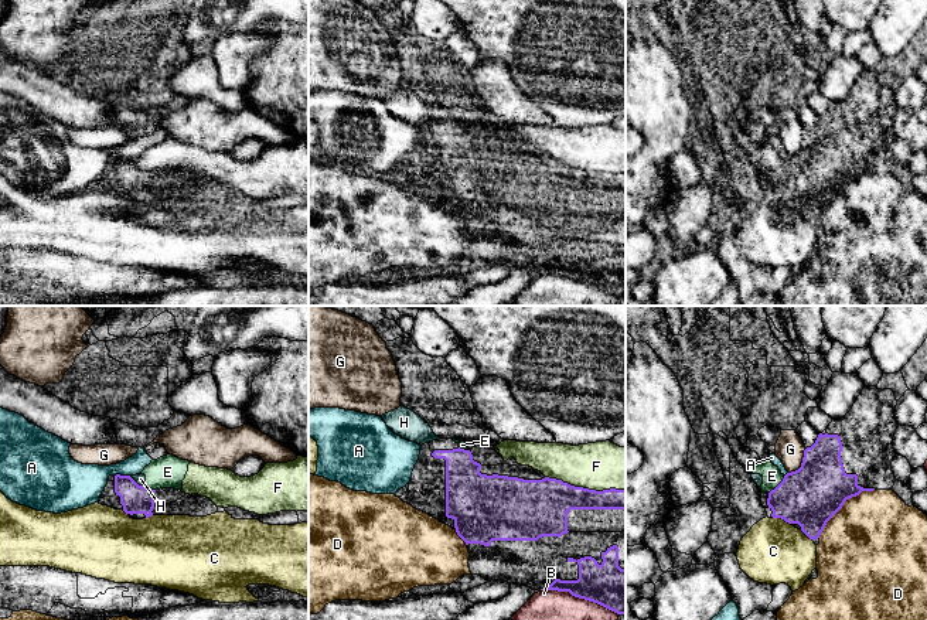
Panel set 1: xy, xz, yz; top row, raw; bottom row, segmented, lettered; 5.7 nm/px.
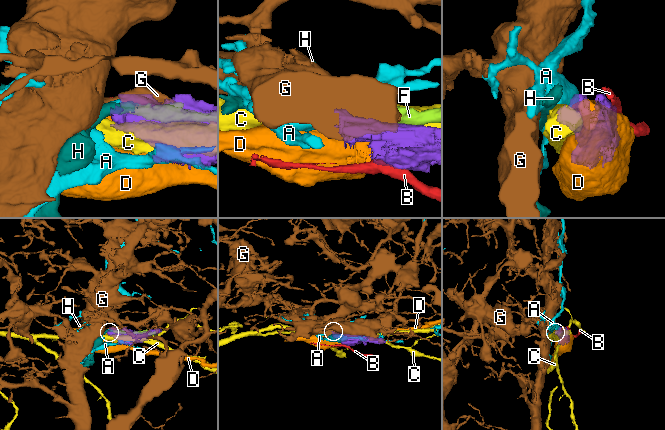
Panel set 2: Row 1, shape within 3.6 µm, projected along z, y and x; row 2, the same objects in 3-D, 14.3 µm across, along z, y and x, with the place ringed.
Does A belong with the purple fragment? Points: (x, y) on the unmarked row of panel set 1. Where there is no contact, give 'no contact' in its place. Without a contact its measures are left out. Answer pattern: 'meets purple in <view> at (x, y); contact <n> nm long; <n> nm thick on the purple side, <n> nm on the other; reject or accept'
meets purple in xy at (122, 159); contact 90 nm long; 160 nm thick on the purple side, 240 nm on the other; reject

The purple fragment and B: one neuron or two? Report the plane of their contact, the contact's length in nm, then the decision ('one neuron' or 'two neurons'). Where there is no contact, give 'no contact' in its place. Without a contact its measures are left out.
xz | 440 nm | one neuron

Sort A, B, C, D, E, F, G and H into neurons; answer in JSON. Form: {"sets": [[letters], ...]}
{"sets": [["A"], ["B"], ["C"], ["D"], ["E", "F", "H"], ["G"]]}

